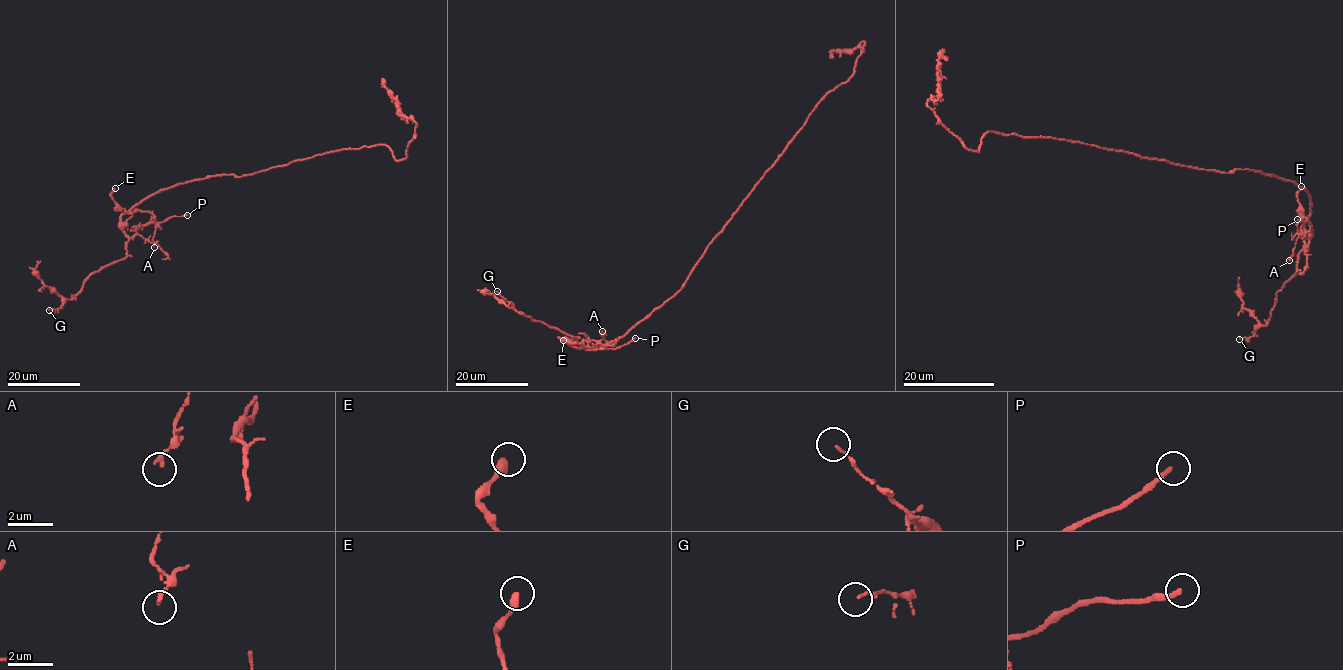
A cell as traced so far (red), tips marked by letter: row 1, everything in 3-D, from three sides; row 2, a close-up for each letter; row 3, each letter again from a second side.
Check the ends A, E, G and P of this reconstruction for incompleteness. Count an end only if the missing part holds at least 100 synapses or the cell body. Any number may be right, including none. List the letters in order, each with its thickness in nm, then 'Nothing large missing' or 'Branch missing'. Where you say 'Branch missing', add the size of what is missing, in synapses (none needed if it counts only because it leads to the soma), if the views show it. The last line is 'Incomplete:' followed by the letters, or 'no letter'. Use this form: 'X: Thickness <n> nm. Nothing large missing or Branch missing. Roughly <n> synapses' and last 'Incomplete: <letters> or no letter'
A: Thickness 150 nm. Nothing large missing
E: Thickness 340 nm. Nothing large missing
G: Thickness 90 nm. Nothing large missing
P: Thickness 200 nm. Branch missing
Incomplete: P

